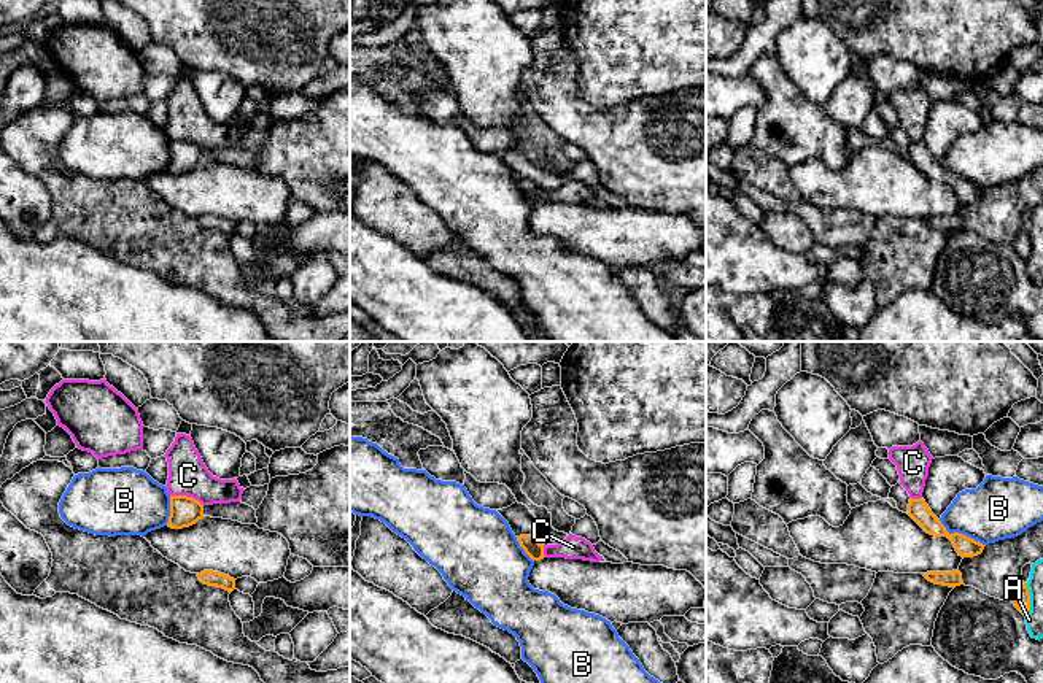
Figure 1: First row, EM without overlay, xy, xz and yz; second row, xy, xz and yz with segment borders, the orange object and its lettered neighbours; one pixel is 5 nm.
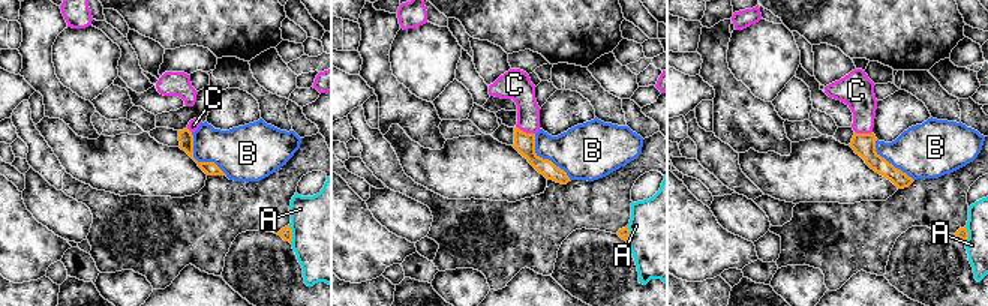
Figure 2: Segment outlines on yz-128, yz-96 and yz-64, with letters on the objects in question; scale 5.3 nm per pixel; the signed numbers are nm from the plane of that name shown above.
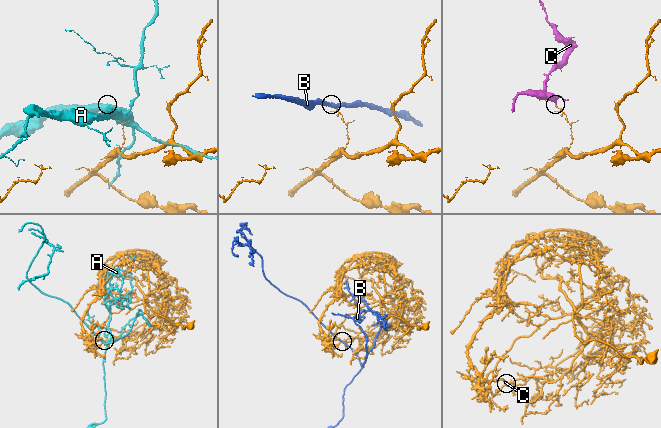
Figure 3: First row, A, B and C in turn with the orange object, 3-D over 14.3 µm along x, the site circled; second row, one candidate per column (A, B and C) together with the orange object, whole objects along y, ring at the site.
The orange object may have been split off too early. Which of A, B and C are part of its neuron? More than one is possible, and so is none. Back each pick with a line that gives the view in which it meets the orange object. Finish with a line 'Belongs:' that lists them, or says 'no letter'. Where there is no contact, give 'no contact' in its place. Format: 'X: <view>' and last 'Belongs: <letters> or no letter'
Belongs: no letter

